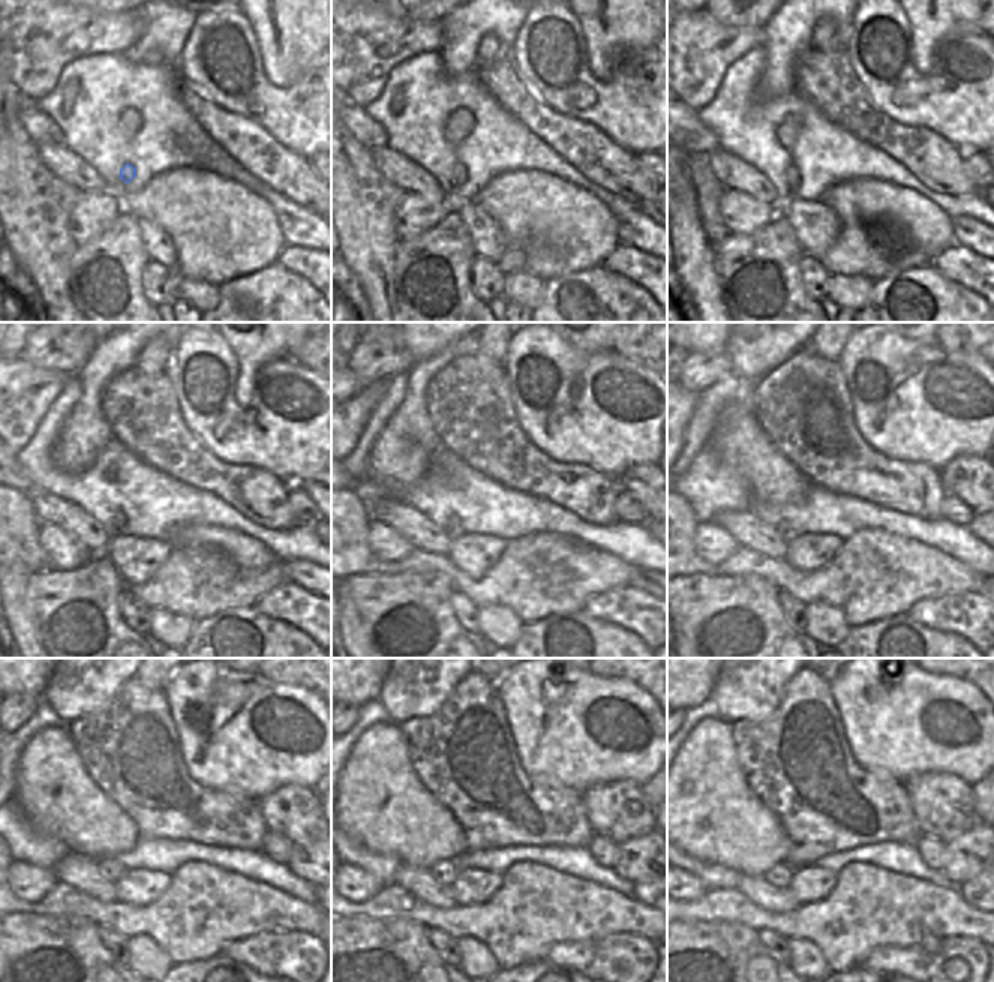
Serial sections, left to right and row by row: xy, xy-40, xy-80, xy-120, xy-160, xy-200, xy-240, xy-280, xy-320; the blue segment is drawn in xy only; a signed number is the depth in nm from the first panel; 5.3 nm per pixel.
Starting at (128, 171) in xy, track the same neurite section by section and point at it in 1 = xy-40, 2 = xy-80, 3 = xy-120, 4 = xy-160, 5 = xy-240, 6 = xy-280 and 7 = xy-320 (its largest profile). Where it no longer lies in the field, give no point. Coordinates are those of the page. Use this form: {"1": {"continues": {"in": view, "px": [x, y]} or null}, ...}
{"1": {"continues": {"in": "xy-40", "px": [459, 173]}}, "2": {"continues": {"in": "xy-80", "px": [793, 176]}}, "3": {"continues": {"in": "xy-120", "px": [119, 517]}}, "4": {"continues": {"in": "xy-160", "px": [455, 531]}}, "5": {"continues": {"in": "xy-240", "px": [113, 870]}}, "6": {"continues": {"in": "xy-280", "px": [444, 871]}}, "7": {"continues": {"in": "xy-320", "px": [780, 876]}}}

